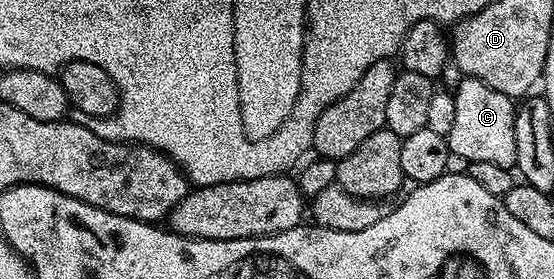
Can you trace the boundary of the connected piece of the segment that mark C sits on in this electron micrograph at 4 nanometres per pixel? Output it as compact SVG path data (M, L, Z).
M461 77L459 81L452 98L452 123L446 129L449 151L455 157L457 154L464 158L465 163L483 160L485 164L498 164L498 168L512 170L518 160L517 103L477 78Z

